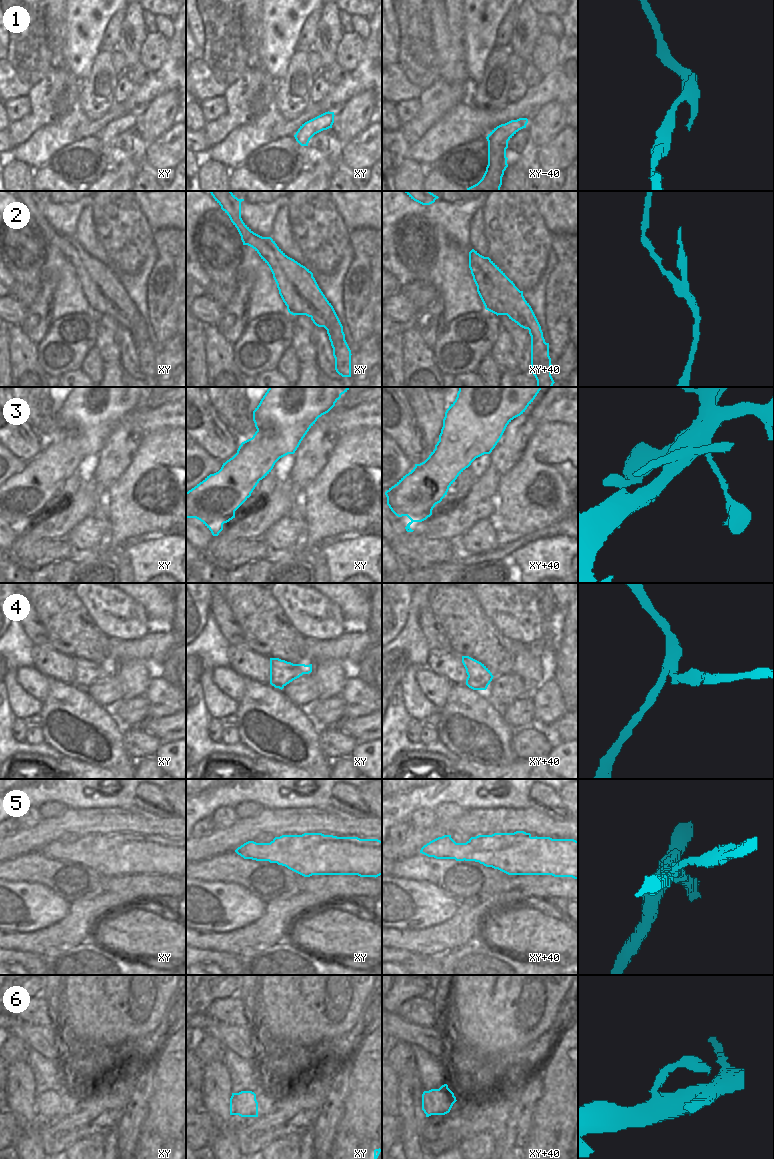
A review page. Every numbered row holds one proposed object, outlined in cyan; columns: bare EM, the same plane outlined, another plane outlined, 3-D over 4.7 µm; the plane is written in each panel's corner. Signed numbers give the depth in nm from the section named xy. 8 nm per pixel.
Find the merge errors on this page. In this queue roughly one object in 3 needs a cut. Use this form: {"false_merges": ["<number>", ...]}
{"false_merges": ["2", "5"]}

